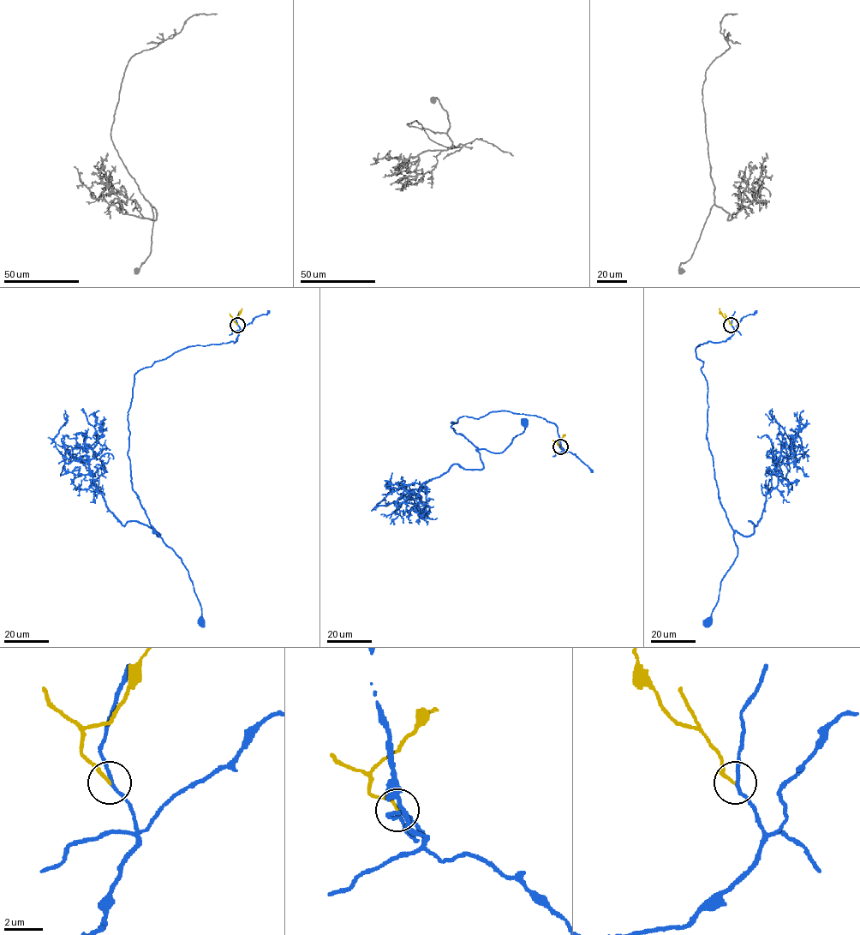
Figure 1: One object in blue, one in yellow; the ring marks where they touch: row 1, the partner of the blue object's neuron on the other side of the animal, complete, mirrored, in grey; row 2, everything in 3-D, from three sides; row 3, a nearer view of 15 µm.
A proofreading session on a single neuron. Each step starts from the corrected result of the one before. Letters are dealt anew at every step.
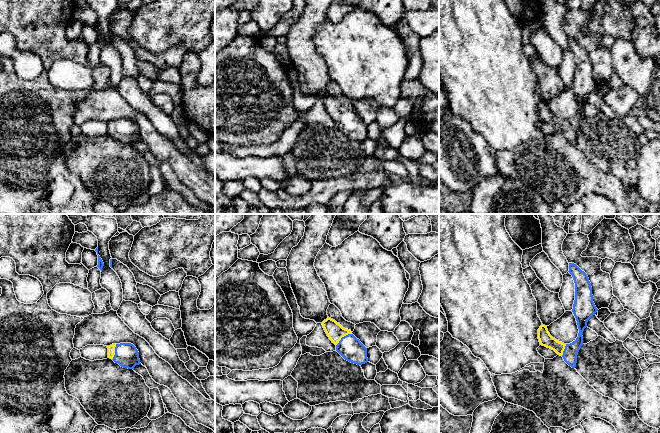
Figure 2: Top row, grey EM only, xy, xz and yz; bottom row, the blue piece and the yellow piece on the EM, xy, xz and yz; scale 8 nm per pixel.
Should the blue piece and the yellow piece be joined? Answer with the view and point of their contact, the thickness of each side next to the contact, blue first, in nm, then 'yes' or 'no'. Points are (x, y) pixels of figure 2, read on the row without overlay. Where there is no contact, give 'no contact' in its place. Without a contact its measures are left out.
contact xz (342, 113); calibres 190 and 140 nm; yes

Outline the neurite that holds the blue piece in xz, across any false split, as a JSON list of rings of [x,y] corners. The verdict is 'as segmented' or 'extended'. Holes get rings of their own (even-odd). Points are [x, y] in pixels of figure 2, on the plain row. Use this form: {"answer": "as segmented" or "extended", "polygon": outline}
{"answer": "extended", "polygon": [[[331,94],[322,98],[329,115],[336,121],[336,127],[347,137],[362,141],[368,138],[367,124],[350,106],[343,104]]]}

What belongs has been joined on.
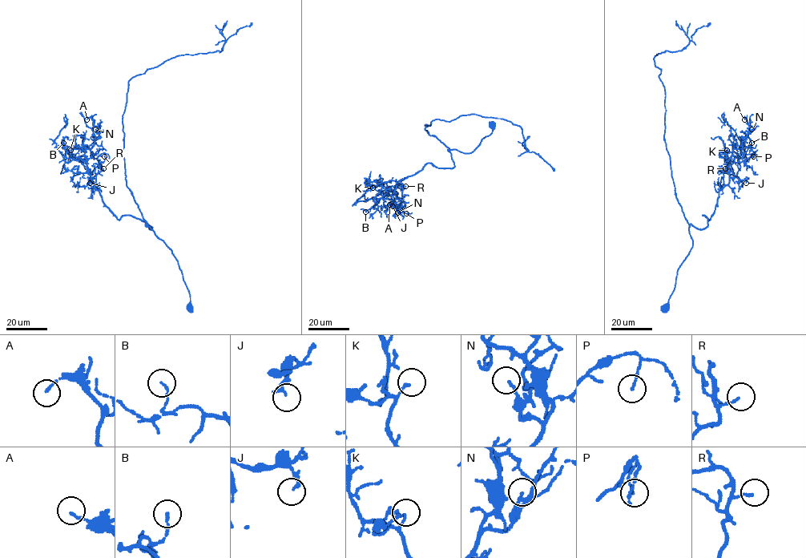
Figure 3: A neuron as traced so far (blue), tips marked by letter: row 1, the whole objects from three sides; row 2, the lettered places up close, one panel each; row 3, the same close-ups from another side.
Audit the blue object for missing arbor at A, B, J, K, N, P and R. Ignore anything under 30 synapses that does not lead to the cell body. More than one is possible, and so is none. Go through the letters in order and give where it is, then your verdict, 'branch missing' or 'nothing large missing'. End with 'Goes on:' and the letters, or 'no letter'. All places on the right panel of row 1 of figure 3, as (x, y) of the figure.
A: place (744, 119); nothing large missing
B: place (751, 143); nothing large missing
J: place (746, 183); nothing large missing
K: place (727, 150); nothing large missing
N: place (751, 129); nothing large missing
P: place (753, 156); nothing large missing
R: place (725, 168); nothing large missing
Goes on: no letter

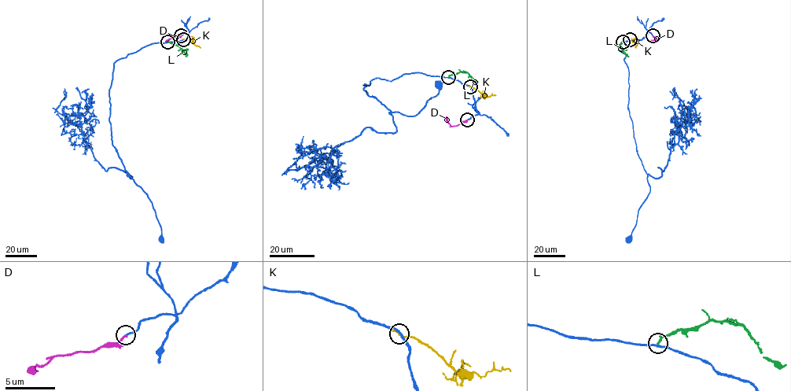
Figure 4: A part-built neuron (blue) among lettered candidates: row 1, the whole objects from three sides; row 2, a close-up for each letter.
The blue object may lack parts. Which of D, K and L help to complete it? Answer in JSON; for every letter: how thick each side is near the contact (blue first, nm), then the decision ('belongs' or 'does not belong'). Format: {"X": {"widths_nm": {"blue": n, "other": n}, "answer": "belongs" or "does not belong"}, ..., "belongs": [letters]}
{"D": {"widths_nm": {"blue": 170, "other": 190}, "answer": "belongs"}, "K": {"widths_nm": {"blue": 200, "other": 260}, "answer": "does not belong"}, "L": {"widths_nm": {"blue": 190, "other": 240}, "answer": "does not belong"}, "belongs": ["D"]}

